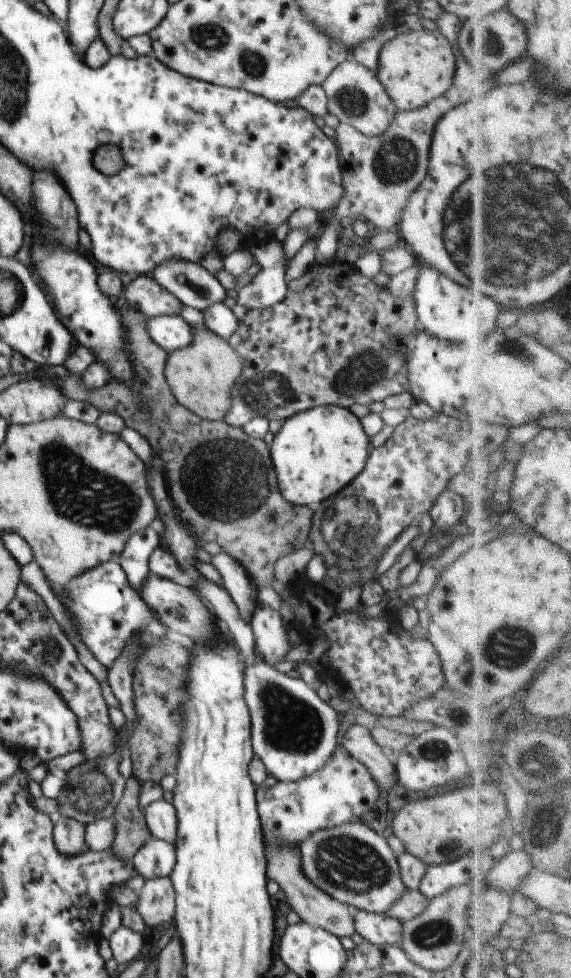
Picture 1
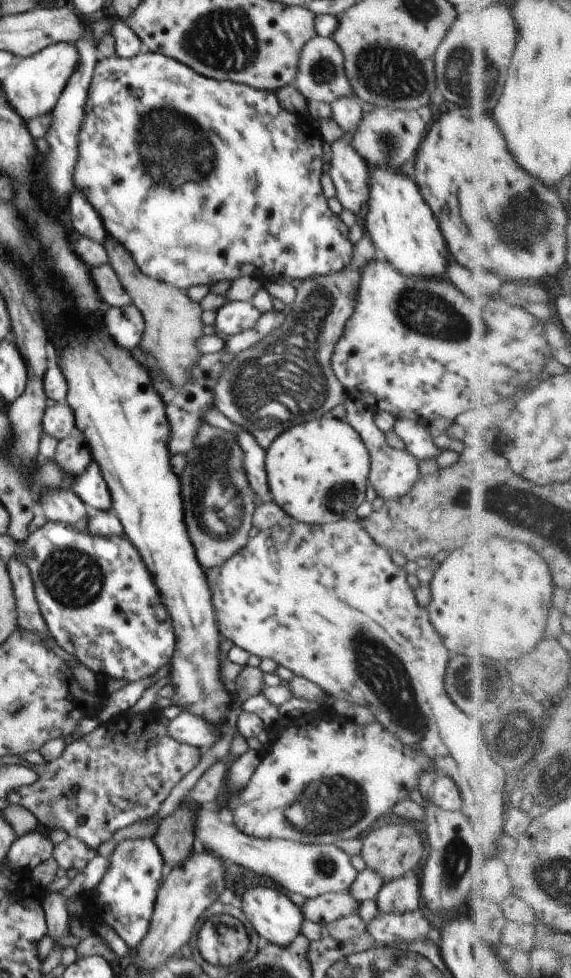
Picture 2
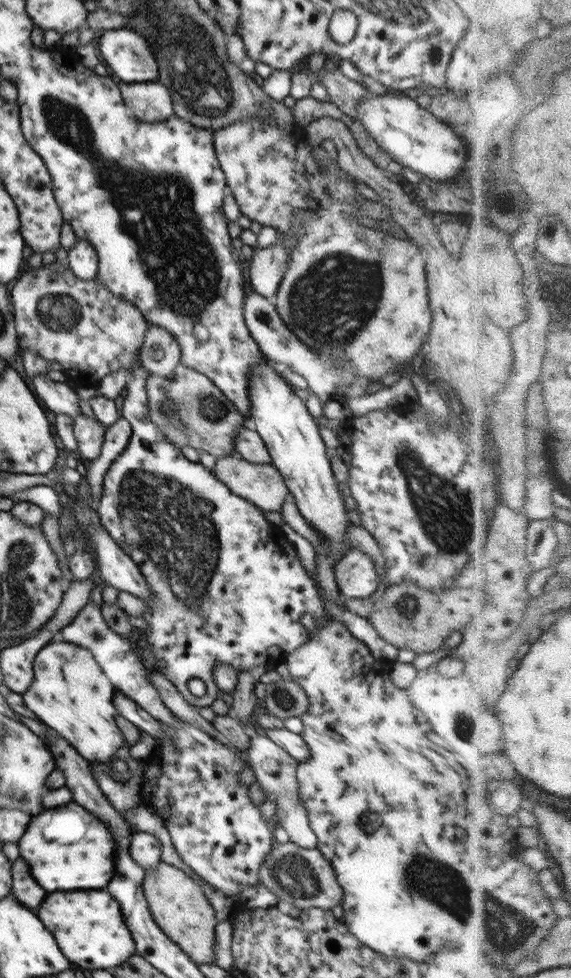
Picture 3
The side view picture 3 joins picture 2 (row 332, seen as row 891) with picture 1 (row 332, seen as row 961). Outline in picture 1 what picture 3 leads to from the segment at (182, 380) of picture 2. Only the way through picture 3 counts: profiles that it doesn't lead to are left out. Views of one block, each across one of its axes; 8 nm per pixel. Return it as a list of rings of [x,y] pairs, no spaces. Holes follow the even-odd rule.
[[[192,329],[192,344],[168,353],[164,374],[173,397],[184,408],[202,417],[202,420],[224,421],[232,406],[232,394],[242,384],[245,363],[231,347],[229,341],[220,338],[211,330]]]

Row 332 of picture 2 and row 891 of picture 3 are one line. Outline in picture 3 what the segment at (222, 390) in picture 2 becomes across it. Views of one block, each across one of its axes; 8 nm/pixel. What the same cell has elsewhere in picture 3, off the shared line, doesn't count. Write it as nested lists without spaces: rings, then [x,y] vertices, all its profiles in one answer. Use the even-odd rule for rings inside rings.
[[[292,841],[271,847],[265,864],[260,868],[258,879],[259,884],[275,893],[279,901],[290,903],[301,910],[311,907],[332,910],[334,906],[342,904],[344,896],[342,887],[336,881],[334,869],[320,850],[304,848]]]

